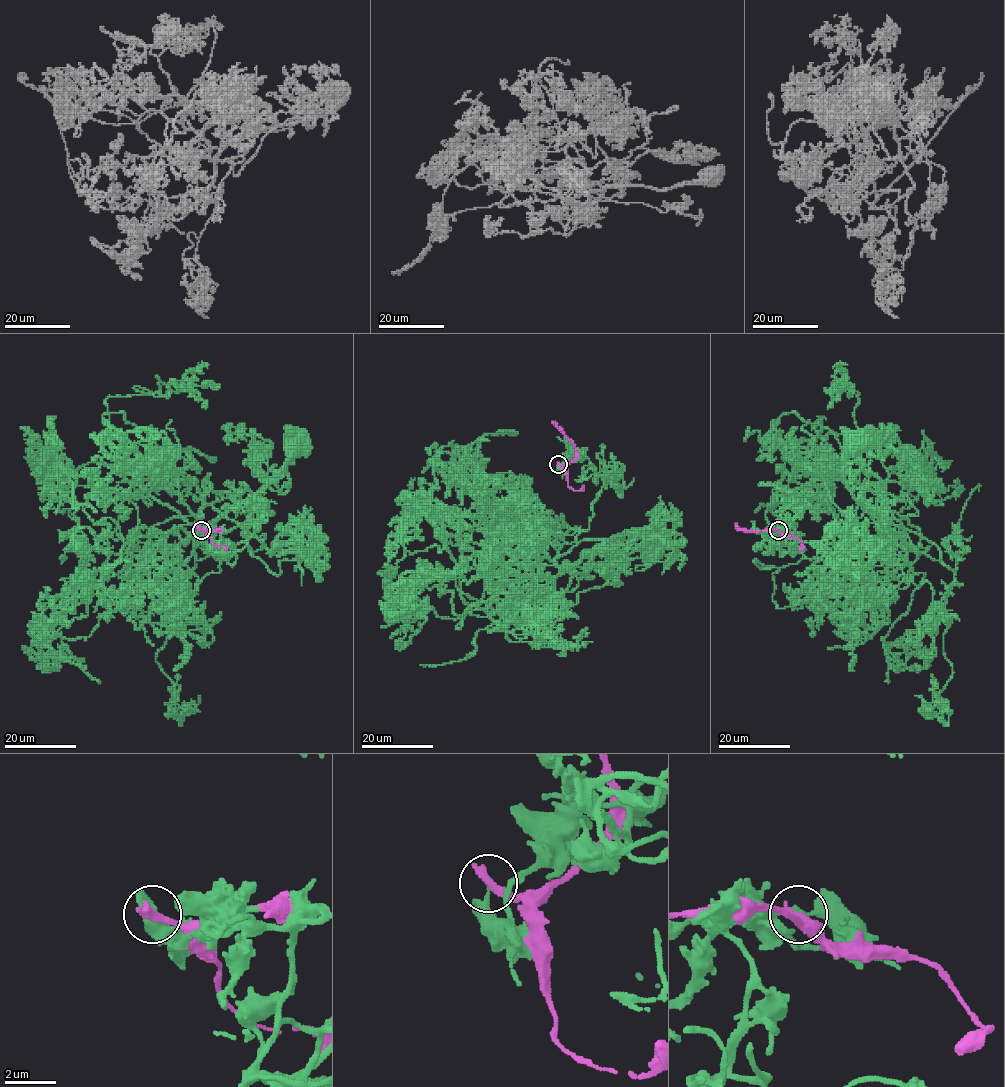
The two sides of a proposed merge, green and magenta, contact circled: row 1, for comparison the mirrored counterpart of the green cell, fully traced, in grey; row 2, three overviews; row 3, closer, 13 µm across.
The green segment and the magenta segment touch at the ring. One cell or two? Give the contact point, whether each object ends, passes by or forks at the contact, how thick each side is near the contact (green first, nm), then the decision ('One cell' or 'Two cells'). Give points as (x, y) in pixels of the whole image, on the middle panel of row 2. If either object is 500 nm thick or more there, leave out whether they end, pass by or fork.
Place: (558, 464). At the ring green ends. At the ring magenta ends. Thickness 190 nm (green) against 400 nm. Two cells

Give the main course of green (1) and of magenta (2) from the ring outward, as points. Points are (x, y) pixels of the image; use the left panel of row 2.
1: (201, 530), (232, 543), (225, 555), (246, 542), (232, 566), (195, 535), (200, 511), (202, 530), (297, 444)
2: (201, 530), (218, 530), (205, 531), (195, 523)

